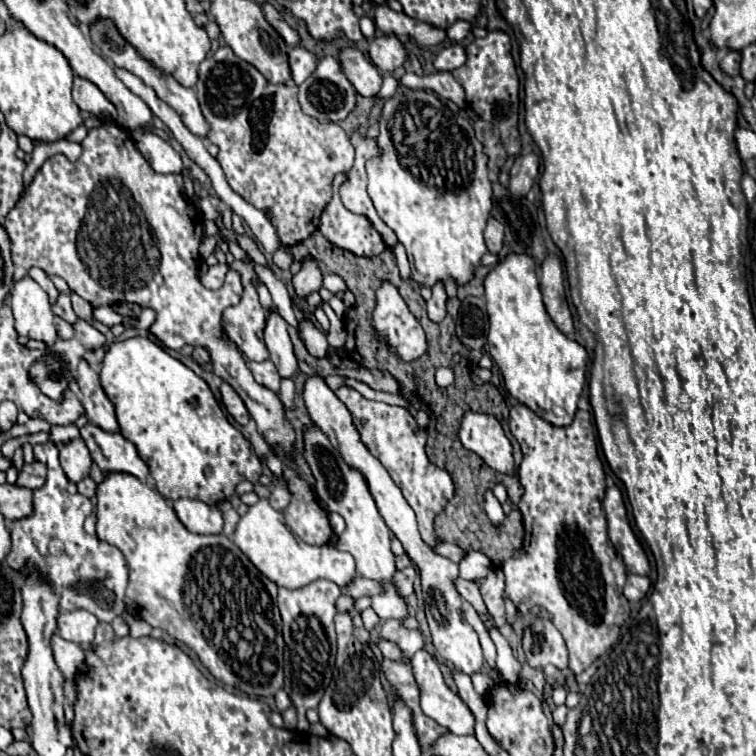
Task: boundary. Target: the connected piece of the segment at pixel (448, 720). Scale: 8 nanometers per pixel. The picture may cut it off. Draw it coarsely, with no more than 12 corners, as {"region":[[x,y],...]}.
{"region":[[427,651],[413,675],[427,717],[455,735],[473,735],[475,717],[443,681]]}

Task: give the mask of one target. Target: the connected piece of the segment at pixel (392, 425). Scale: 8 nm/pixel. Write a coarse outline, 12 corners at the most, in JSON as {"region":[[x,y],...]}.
{"region":[[335,395],[437,543],[433,519],[453,497],[447,471],[425,455],[427,433],[405,407]]}

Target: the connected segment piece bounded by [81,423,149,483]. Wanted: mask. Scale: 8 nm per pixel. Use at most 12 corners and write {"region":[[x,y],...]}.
{"region":[[81,427],[103,473],[149,481],[145,461],[119,431]]}

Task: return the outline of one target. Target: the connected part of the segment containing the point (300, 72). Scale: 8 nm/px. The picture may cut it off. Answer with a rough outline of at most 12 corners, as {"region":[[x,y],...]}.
{"region":[[305,47],[289,51],[295,85],[317,67],[317,57]]}

